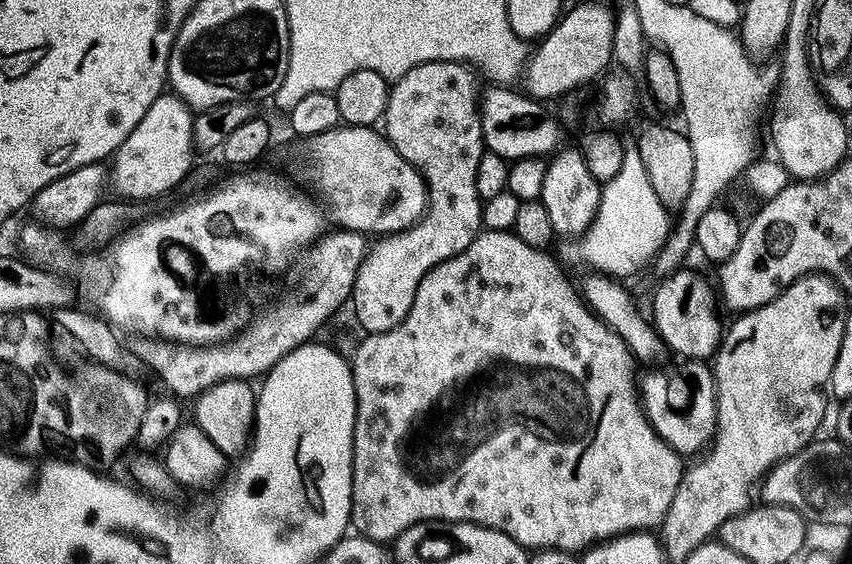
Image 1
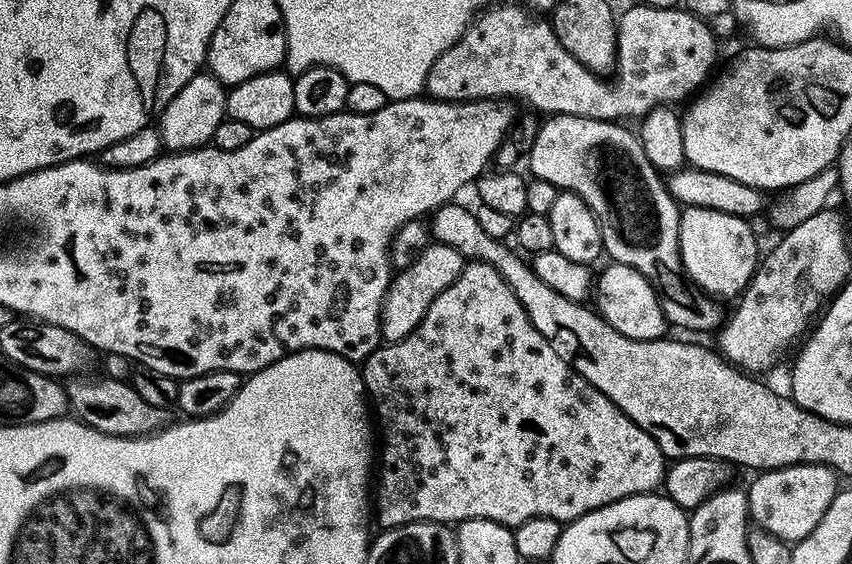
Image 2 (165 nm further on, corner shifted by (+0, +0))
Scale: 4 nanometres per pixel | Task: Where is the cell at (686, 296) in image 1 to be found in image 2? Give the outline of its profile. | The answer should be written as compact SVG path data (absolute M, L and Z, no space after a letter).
M615 262L605 263L605 268L598 272L594 280L594 307L600 317L618 334L626 334L626 338L635 340L658 340L669 331L668 319L660 305L658 289L634 266L626 266Z

